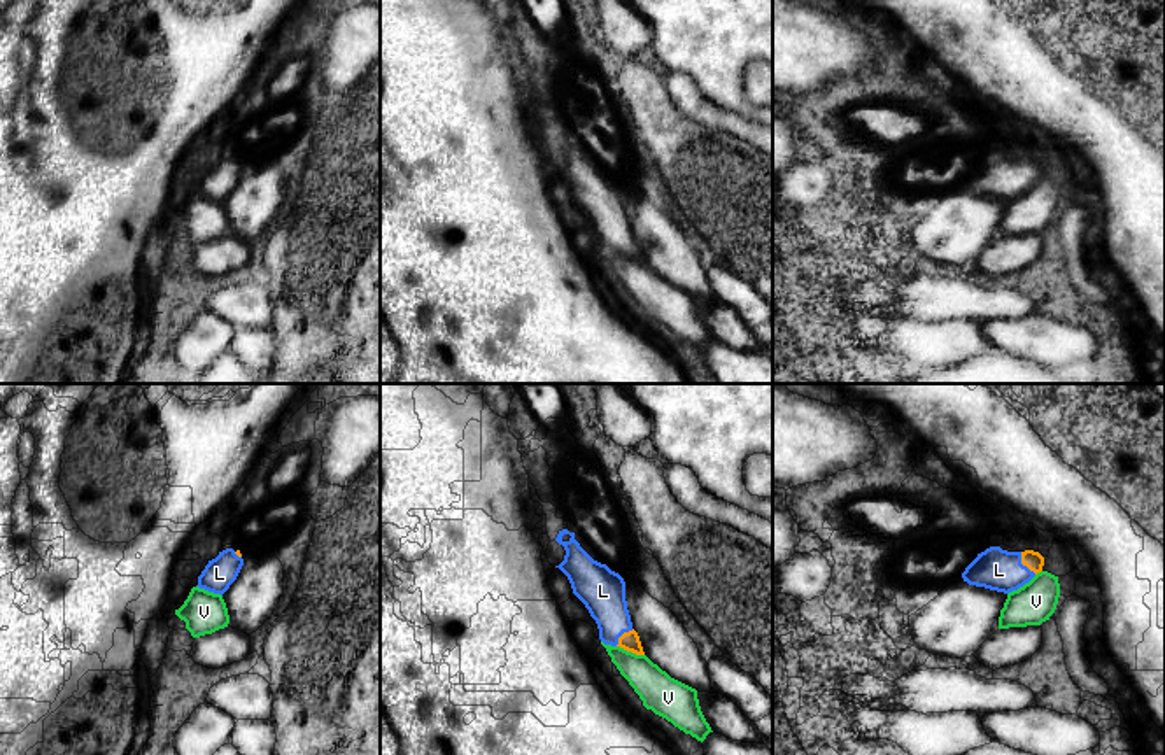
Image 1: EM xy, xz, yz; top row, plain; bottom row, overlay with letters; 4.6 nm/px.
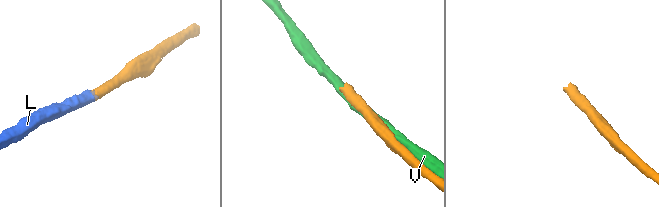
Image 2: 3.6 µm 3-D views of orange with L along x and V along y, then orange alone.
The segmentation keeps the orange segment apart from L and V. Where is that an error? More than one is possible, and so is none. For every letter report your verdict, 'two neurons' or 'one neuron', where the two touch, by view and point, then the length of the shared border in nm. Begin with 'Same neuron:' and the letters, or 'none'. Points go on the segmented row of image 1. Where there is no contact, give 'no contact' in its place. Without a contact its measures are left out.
Same neuron: L
L: one neuron | yz (1023, 564) | 130 nm
V: two neurons | xz (631, 650) | 140 nm

